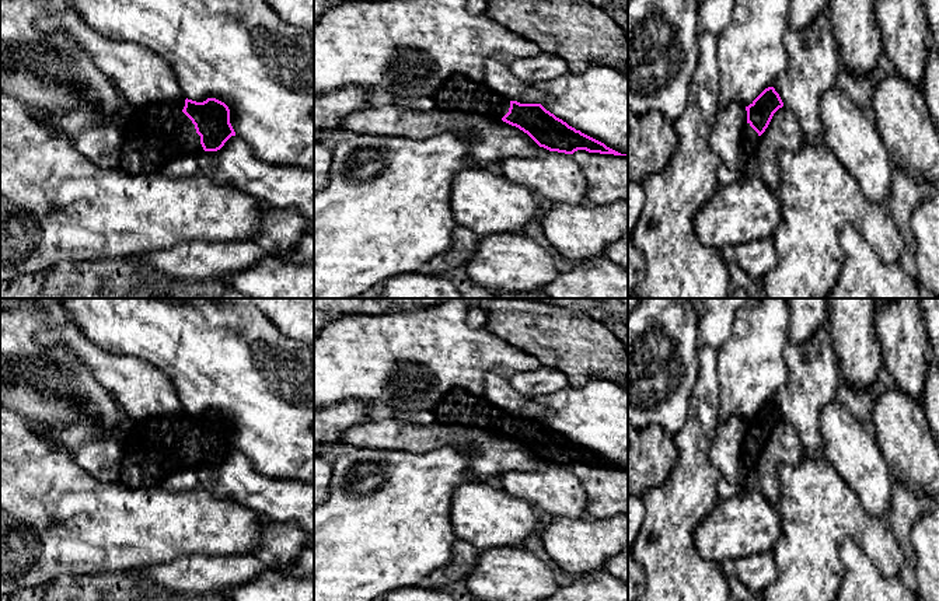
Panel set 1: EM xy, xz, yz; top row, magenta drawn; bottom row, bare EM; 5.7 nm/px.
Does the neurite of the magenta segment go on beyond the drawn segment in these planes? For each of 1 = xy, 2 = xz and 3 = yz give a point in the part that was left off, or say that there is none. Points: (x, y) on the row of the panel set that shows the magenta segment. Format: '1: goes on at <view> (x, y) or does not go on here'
1: goes on at xy (154, 135)
2: goes on at xz (458, 93)
3: goes on at yz (750, 137)

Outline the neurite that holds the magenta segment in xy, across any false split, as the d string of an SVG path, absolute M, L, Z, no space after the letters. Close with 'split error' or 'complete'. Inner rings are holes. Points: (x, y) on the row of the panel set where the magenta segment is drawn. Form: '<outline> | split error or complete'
M186 98L182 111L130 105L129 123L122 140L122 170L135 174L158 174L160 168L172 158L200 157L205 151L220 150L231 136L235 136L235 132L230 123L230 109L216 98L203 102Z | split error

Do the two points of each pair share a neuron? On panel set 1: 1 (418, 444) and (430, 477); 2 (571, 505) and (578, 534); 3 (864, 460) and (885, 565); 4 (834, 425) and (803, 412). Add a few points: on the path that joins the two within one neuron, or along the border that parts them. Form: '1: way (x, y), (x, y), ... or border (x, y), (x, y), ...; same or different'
1: border (453, 446), (440, 446), (426, 451), (388, 450); different
2: border (585, 514), (576, 519), (554, 519); different
3: border (852, 491), (868, 512), (886, 520); different
4: border (835, 398), (820, 413), (821, 451); different

